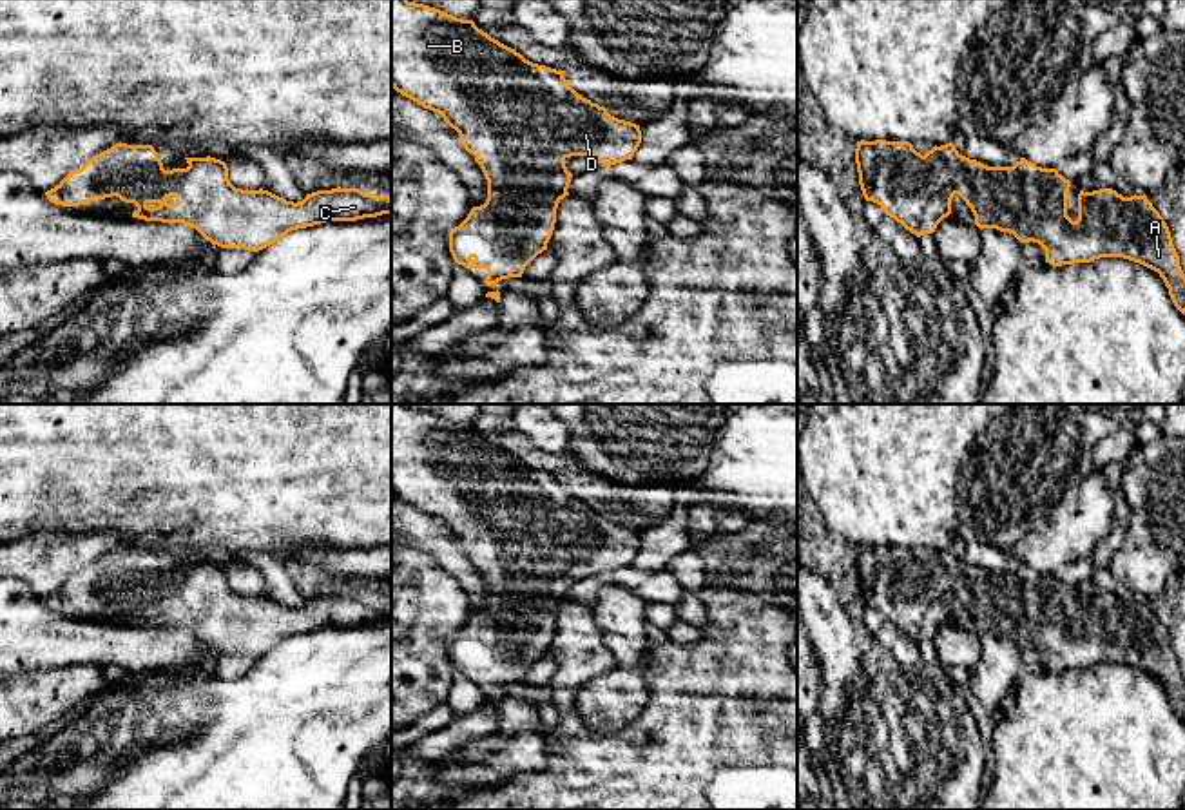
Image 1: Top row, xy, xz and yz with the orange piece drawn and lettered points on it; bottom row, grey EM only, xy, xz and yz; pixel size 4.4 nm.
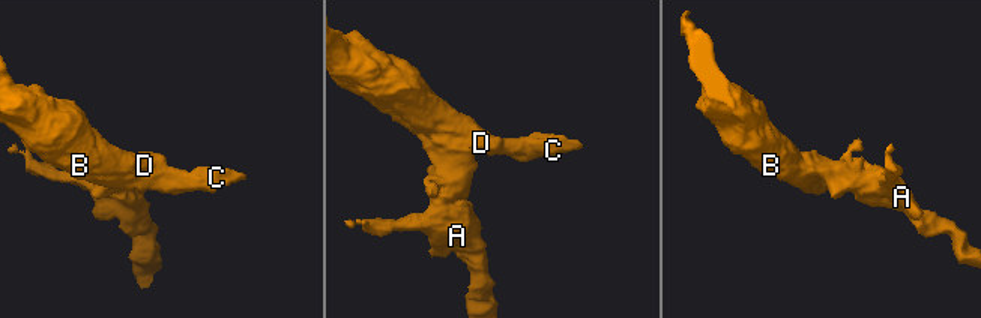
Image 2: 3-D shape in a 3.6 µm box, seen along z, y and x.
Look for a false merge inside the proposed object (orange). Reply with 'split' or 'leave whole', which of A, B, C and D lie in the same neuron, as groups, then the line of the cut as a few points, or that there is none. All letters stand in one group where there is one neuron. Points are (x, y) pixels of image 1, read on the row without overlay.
leave whole; groups A B C D; cut none

